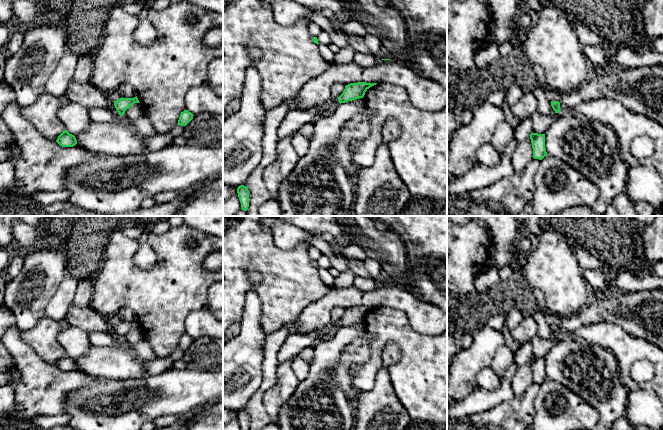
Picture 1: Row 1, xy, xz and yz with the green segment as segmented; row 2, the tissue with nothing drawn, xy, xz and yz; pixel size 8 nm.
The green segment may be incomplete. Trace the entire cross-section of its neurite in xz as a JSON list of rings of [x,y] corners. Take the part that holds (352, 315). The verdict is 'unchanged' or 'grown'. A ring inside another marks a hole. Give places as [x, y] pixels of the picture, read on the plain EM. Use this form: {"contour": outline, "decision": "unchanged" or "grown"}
{"contour": [[[366,306],[350,307],[345,310],[343,317],[338,321],[338,325],[341,328],[359,322],[363,322],[365,316],[370,311],[376,308],[377,307],[366,307]]], "decision": "unchanged"}

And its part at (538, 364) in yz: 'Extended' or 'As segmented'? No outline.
As segmented

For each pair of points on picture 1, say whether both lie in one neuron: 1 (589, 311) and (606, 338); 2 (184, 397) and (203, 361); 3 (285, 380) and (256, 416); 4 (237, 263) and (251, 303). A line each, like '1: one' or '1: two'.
1: two
2: two
3: two
4: two

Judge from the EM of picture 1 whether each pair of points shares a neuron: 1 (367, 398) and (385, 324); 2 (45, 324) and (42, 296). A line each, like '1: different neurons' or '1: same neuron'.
1: different neurons
2: different neurons

